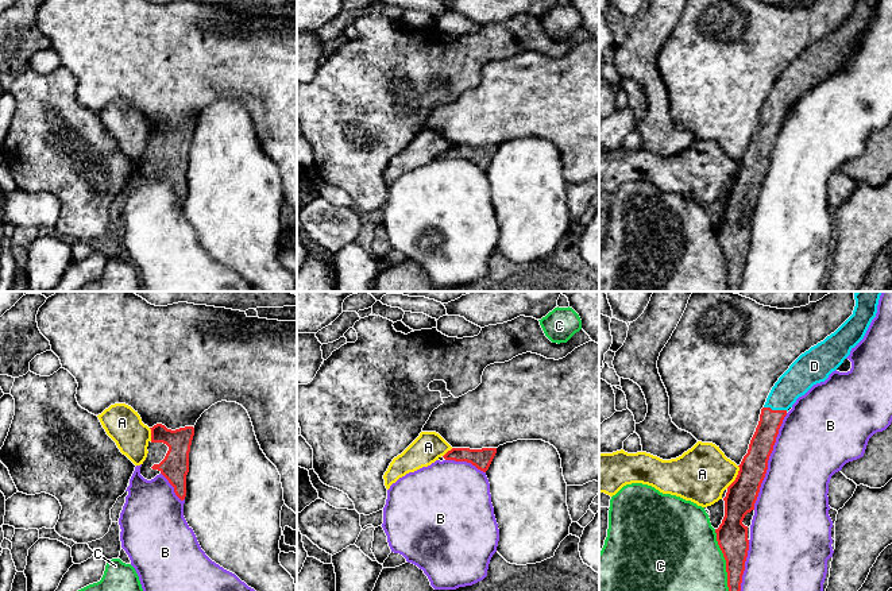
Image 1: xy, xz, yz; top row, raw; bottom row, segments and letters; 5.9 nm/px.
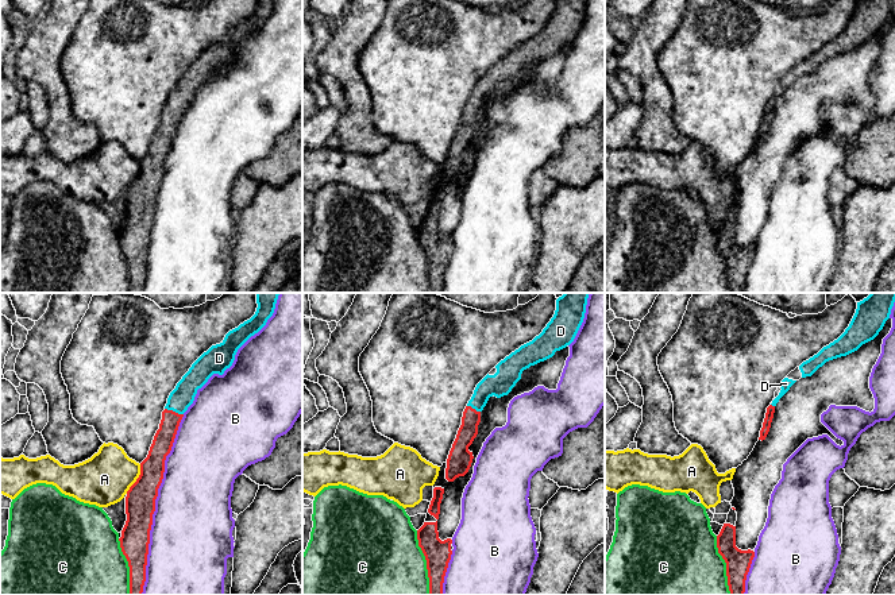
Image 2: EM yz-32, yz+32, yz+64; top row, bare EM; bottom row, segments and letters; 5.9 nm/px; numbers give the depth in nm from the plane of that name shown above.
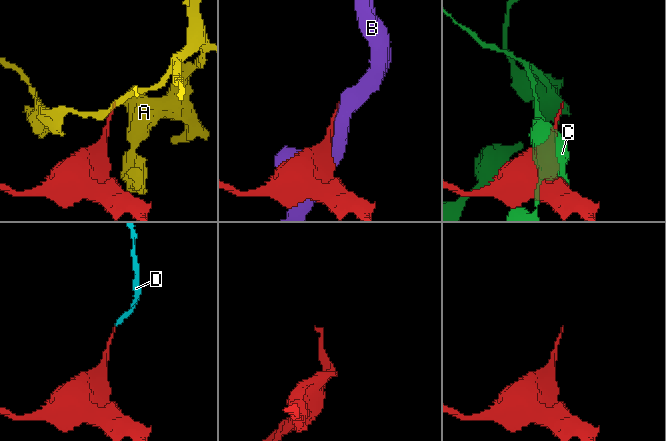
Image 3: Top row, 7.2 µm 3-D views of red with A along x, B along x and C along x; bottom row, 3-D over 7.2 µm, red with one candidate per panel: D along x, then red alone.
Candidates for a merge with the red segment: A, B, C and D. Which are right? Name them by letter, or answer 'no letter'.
D

